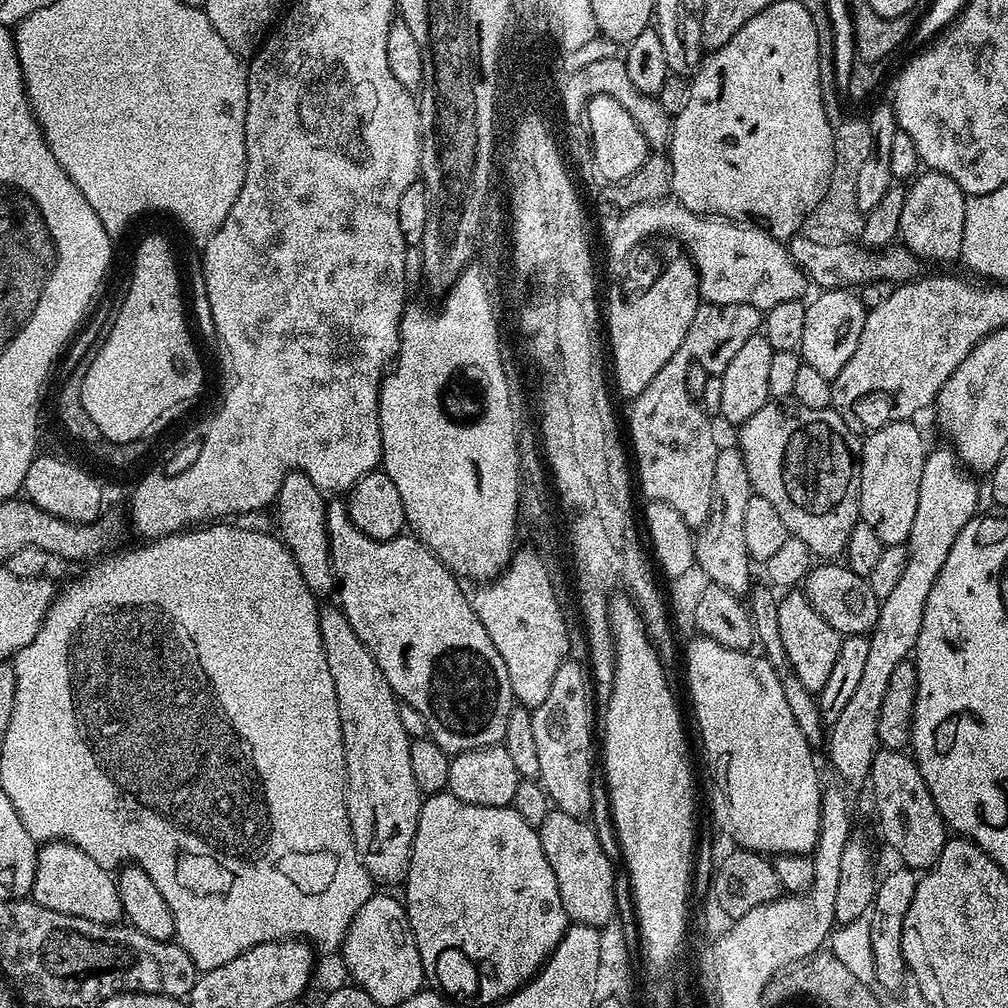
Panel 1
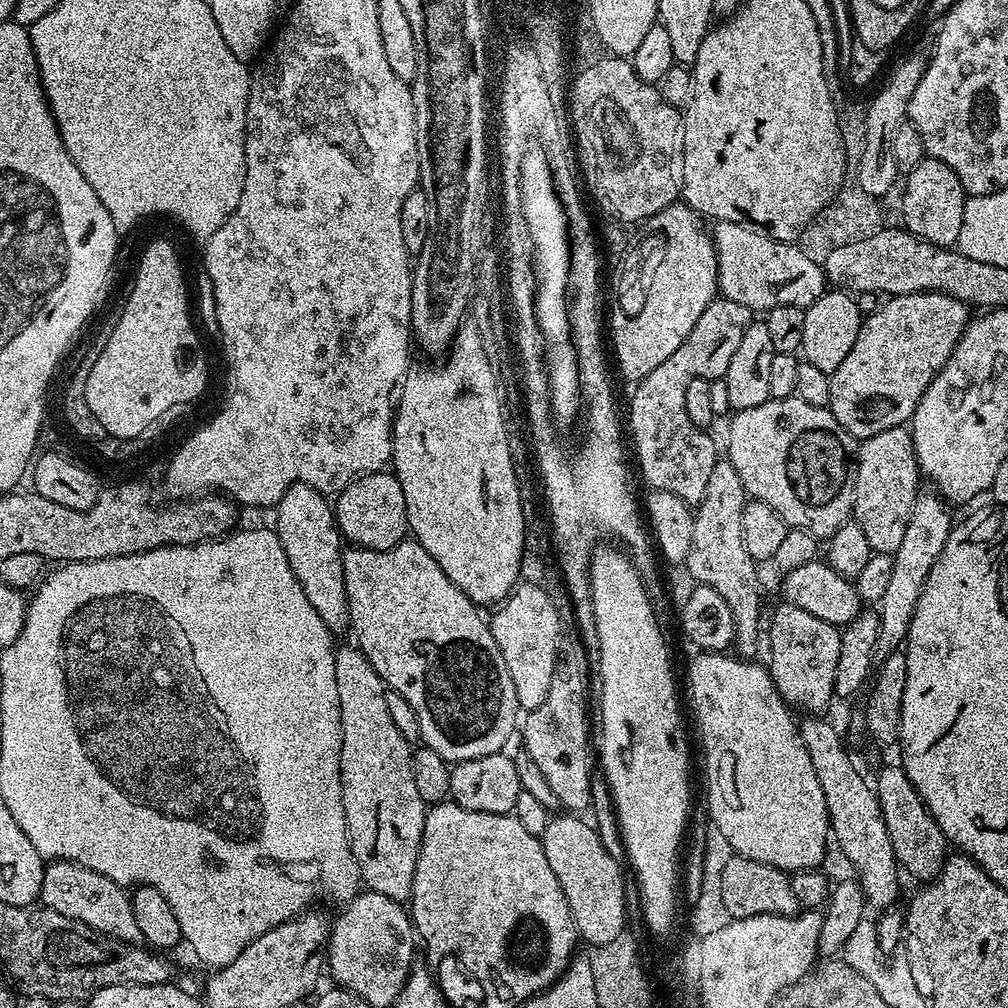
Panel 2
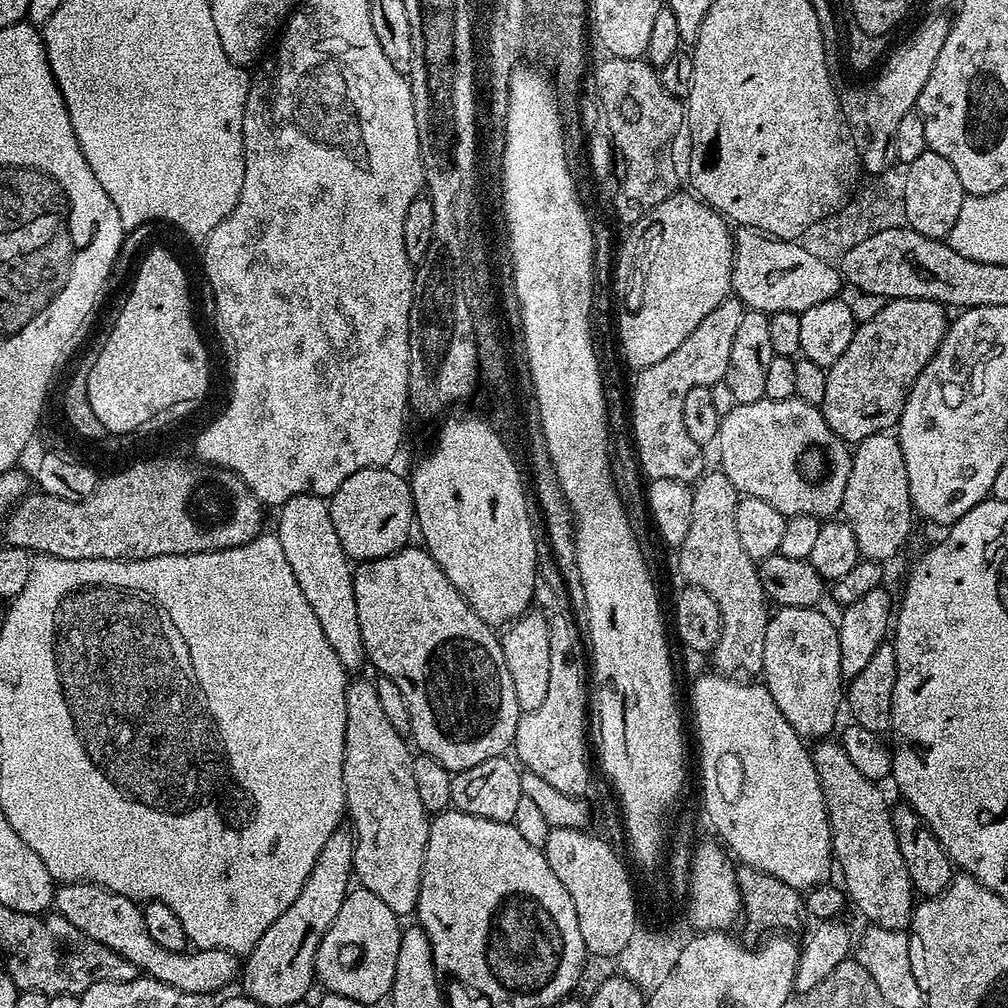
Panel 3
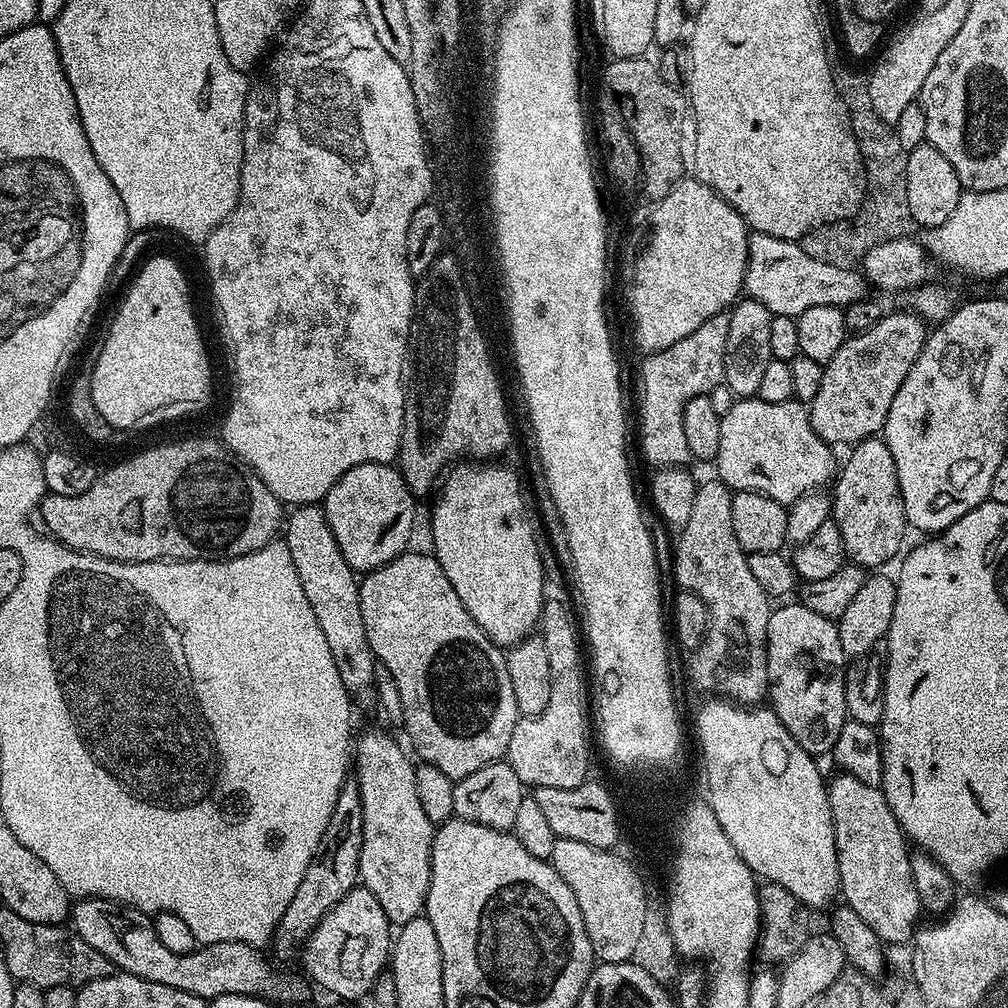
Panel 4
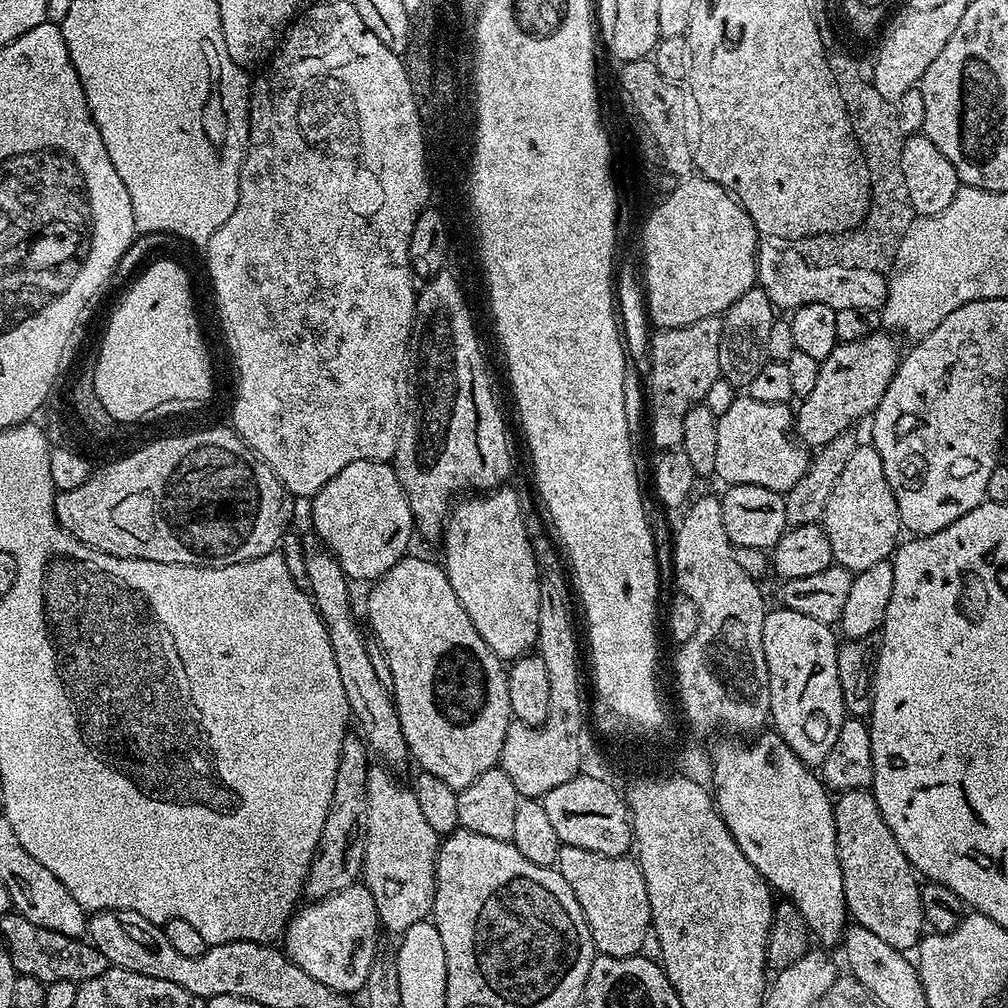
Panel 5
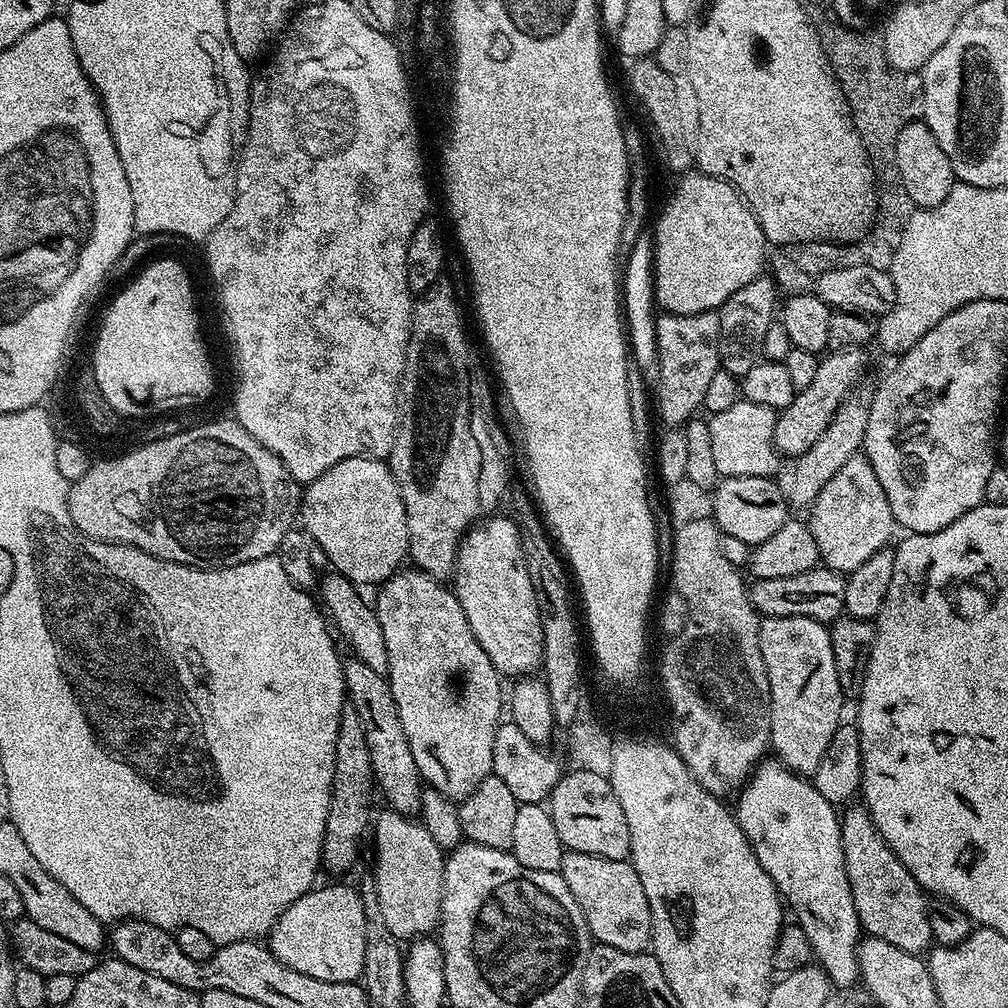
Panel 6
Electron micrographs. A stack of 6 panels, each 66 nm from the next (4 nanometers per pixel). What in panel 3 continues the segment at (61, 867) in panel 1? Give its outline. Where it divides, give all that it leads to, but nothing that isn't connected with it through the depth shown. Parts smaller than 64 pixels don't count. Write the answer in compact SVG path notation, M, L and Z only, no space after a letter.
M64 882L56 889L54 908L59 915L70 922L70 926L78 926L82 934L94 938L94 942L102 942L102 946L110 946L122 958L135 966L139 973L151 976L153 980L166 986L174 986L190 994L223 993L232 979L237 979L242 964L237 953L228 952L225 948L202 948L175 952L158 946L154 938L146 931L146 918L143 907L137 901L111 892L102 884L85 884L83 882Z

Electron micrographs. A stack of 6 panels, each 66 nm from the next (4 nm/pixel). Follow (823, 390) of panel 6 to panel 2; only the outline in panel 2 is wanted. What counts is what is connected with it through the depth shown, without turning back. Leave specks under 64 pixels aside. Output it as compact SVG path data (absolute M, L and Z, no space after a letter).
M941 292L889 296L882 310L874 310L874 314L864 316L858 330L858 338L854 338L854 350L850 350L842 366L838 366L838 370L830 374L830 402L827 408L844 427L845 432L856 437L857 441L863 442L882 430L907 425L922 394L926 394L926 386L930 386L930 382L950 358L969 319L969 305Z

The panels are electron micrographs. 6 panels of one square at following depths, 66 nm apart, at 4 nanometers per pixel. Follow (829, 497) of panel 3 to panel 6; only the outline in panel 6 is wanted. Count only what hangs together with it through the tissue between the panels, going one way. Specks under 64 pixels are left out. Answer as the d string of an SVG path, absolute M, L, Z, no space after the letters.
M739 399L727 410L713 412L707 417L710 430L710 451L714 454L714 466L721 477L726 476L767 476L775 477L782 463L774 442L774 426L776 425L777 409L758 406L746 399Z

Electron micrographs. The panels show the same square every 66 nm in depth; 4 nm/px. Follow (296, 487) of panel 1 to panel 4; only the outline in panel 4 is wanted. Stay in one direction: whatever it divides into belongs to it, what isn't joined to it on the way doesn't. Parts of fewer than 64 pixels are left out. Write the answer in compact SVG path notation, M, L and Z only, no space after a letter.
M306 504L293 507L289 512L292 513L289 516L287 513L282 539L288 545L290 558L294 558L298 582L302 582L306 602L310 602L310 610L314 610L314 618L318 618L318 626L330 646L342 686L346 686L349 696L357 701L364 700L373 695L376 687L374 666L378 661L370 650L366 626L362 622L360 580L346 558L342 558L342 550L338 550L338 542L326 522L323 507Z

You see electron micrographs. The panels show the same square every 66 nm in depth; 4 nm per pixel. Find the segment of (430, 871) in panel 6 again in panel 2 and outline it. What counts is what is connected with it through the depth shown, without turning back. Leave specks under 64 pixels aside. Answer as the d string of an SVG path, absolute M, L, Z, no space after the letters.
M355 646L337 647L334 670L338 678L338 702L342 722L340 789L348 831L348 845L358 862L363 887L369 892L386 894L386 898L404 902L412 895L414 870L418 862L426 811L422 794L418 794L418 786L414 786L412 769L414 748L406 742L406 738L402 738L398 726L394 726L390 718L390 709L386 707L386 694L389 689L384 679L374 670L374 666L370 666L366 654L362 654Z

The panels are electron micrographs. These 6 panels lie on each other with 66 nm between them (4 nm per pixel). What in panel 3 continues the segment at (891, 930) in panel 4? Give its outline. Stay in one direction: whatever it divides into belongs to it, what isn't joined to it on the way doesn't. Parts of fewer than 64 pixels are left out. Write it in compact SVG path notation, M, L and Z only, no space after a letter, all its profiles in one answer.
M821 739L811 754L831 822L833 857L842 866L845 895L875 927L903 931L911 920L914 889L898 849L890 803L881 787L856 768L839 741Z

